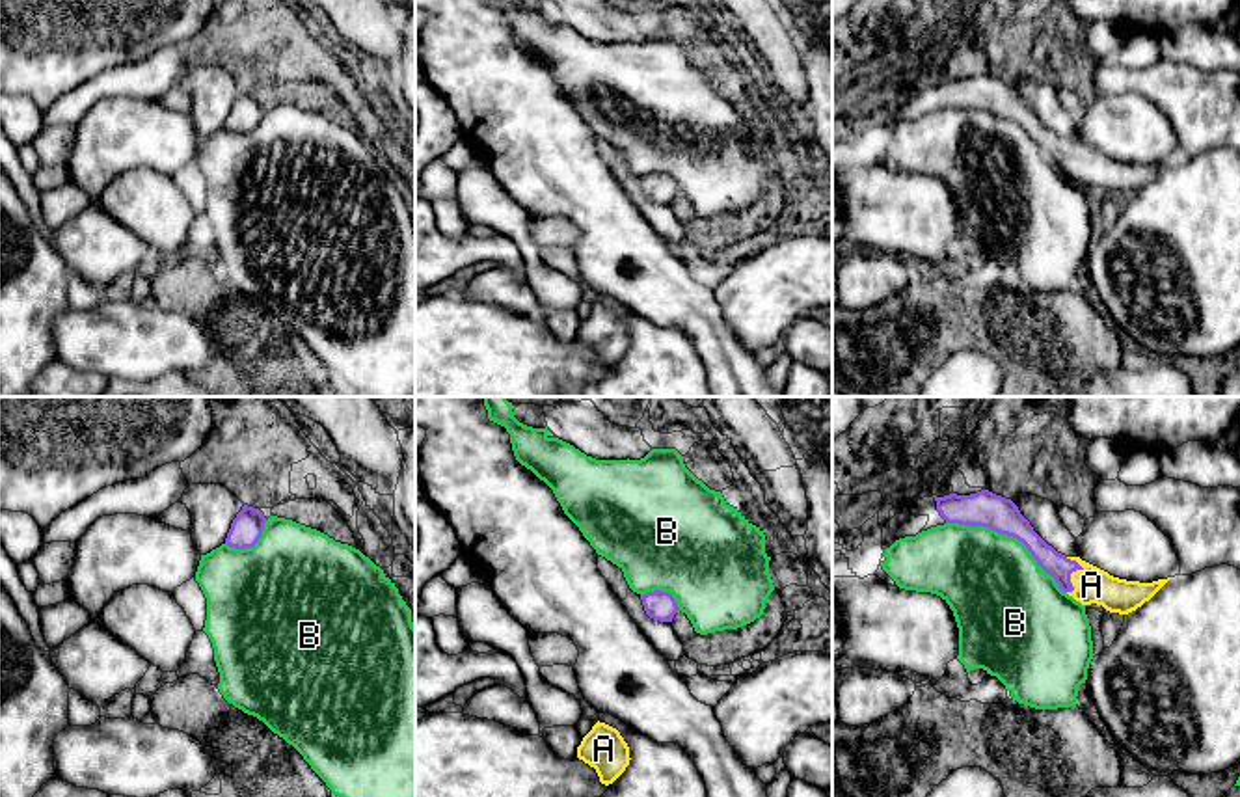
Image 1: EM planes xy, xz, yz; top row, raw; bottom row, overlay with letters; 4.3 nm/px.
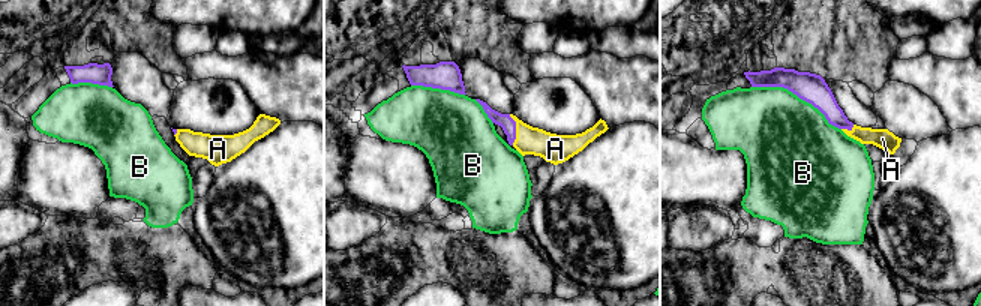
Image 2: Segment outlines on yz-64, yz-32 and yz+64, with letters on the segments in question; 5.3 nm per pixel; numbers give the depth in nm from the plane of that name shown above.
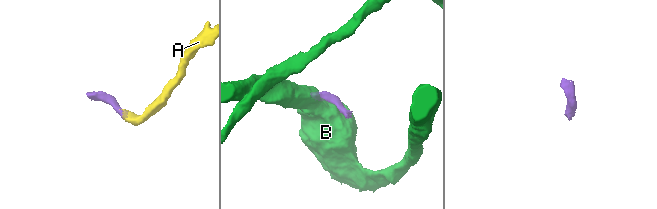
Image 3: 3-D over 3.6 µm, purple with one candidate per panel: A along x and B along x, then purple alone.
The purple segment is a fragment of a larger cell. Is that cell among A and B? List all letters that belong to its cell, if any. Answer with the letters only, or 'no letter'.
A

